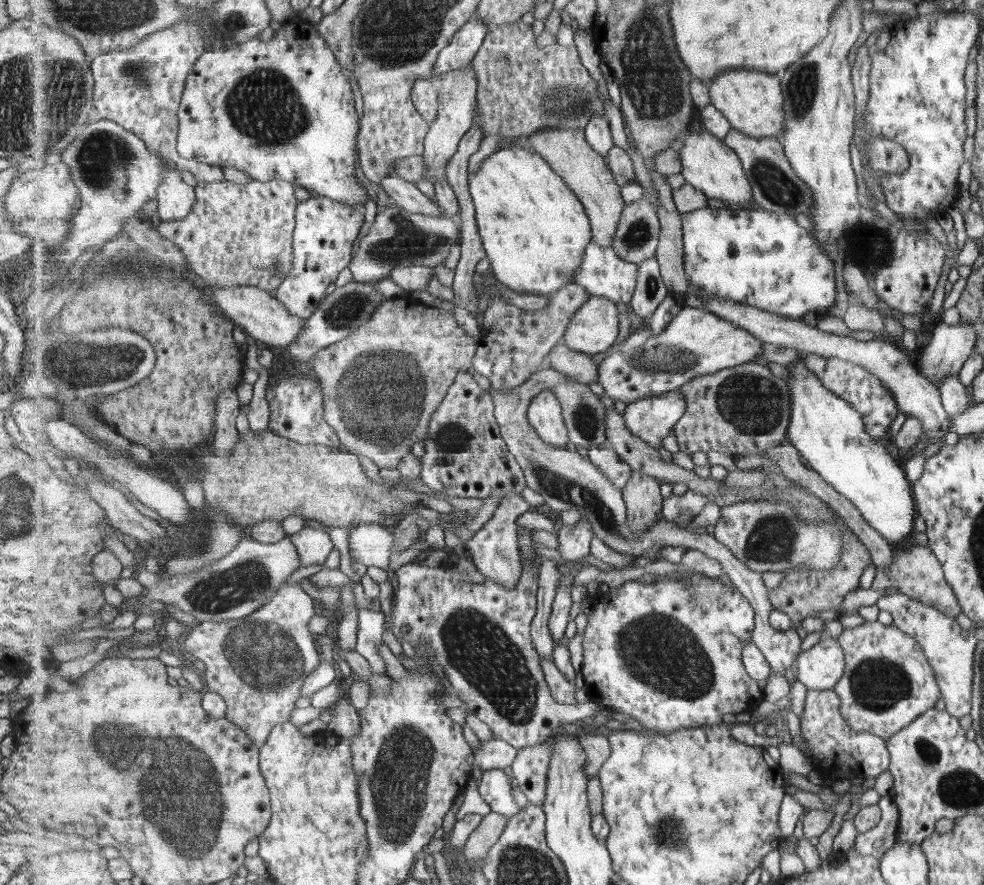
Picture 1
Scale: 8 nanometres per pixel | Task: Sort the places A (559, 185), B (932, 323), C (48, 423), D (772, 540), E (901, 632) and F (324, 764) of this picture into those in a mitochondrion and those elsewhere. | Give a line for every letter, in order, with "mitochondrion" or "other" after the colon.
A: other
B: other
C: other
D: mitochondrion
E: other
F: other

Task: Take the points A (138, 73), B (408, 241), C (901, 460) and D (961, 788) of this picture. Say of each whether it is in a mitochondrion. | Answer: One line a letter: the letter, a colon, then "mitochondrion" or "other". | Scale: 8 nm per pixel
A: mitochondrion
B: mitochondrion
C: other
D: mitochondrion

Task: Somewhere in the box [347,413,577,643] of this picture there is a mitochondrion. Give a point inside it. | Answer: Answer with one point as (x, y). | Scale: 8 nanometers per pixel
(452, 437)

